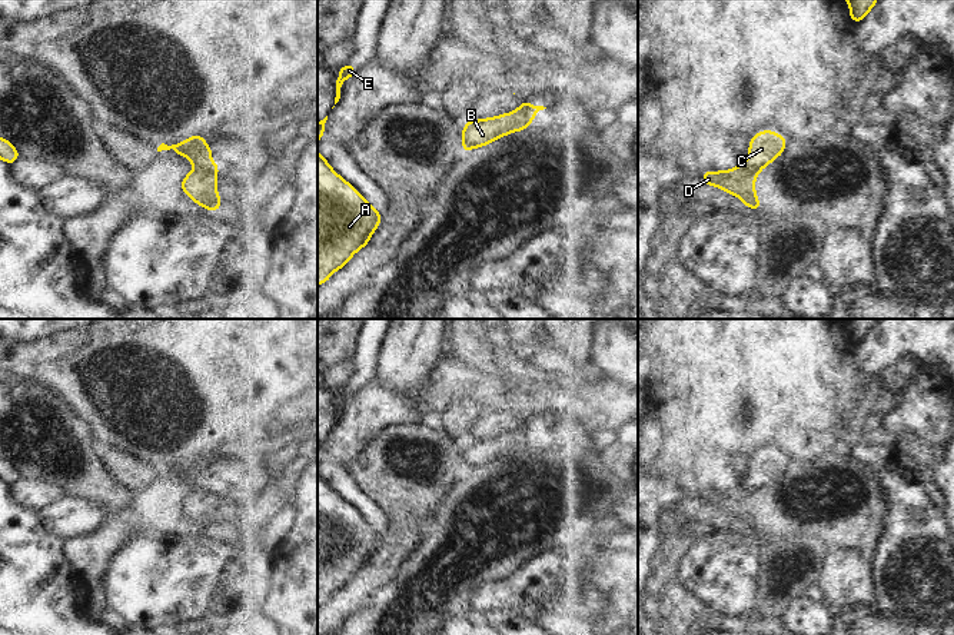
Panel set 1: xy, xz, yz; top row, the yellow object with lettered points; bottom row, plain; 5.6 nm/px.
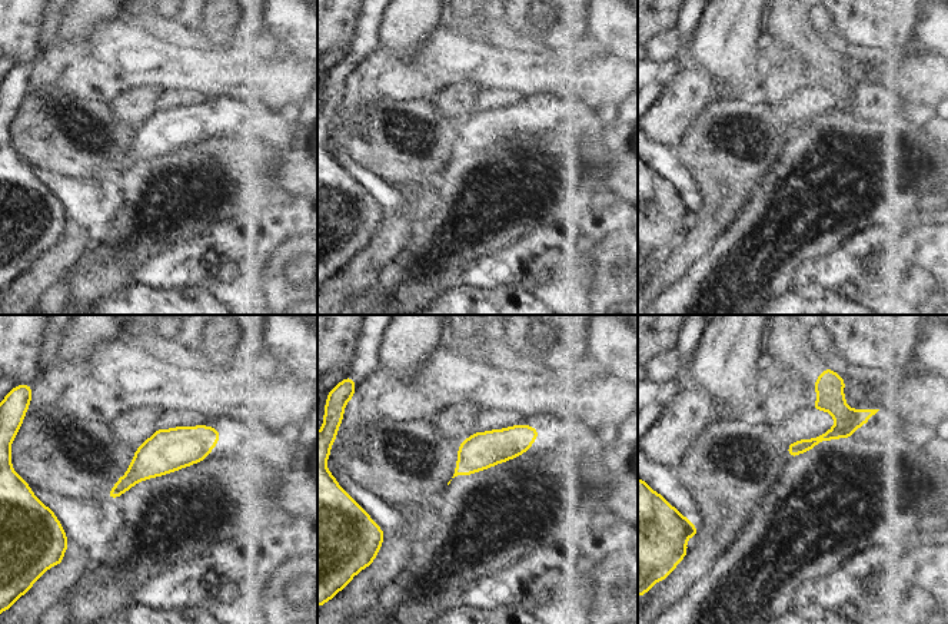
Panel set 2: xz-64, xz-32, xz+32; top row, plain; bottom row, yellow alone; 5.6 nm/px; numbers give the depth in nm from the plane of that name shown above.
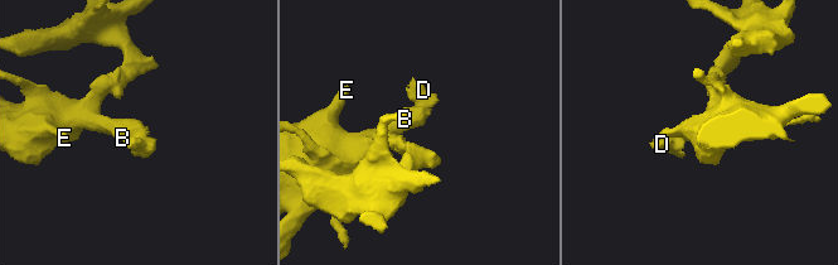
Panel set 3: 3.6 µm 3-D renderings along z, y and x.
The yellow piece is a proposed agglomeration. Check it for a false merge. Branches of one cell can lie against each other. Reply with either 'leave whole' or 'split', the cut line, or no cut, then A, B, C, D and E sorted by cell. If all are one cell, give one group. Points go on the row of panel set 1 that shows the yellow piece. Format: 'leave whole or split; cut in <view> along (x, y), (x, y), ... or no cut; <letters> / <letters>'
split; cut in xy along (212, 162), (195, 166); A B C E / D

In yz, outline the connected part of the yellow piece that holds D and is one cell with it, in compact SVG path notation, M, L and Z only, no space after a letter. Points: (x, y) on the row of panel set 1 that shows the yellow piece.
M748 162L722 172L704 172L699 177L707 186L721 187L722 192L731 193L741 199L748 209L758 212L761 202L755 196L755 176L761 169L752 167Z

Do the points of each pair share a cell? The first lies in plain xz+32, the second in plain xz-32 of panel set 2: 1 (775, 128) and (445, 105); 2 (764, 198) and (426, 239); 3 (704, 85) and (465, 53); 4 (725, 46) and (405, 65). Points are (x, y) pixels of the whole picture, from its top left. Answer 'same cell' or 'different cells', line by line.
1: different cells
2: same cell
3: same cell
4: different cells

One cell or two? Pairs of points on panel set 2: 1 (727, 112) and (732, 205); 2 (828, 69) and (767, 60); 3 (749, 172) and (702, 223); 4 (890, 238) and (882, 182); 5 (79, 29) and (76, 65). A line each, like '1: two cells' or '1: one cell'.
1: one cell
2: two cells
3: one cell
4: two cells
5: two cells

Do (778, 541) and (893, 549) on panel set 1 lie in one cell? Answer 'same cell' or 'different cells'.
different cells

